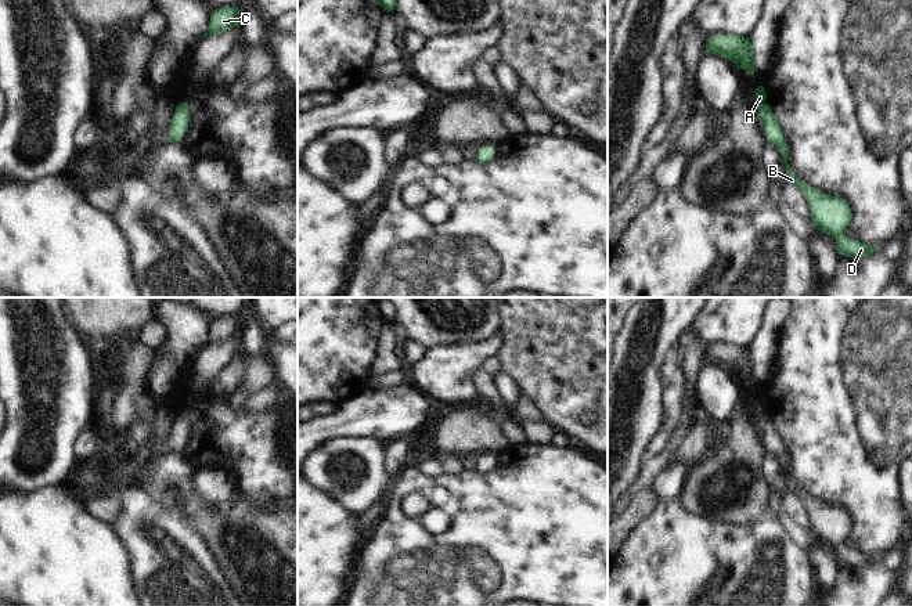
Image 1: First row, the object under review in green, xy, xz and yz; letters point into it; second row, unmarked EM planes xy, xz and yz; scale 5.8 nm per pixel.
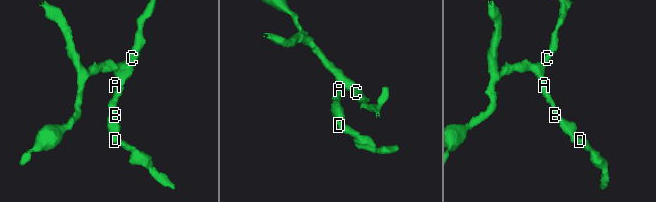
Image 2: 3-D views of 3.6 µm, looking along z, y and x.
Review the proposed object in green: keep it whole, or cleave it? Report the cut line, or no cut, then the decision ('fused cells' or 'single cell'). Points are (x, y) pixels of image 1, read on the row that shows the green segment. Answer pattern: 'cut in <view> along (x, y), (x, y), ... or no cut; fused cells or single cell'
no cut; single cell

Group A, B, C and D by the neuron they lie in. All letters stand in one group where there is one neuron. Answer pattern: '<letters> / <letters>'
A B C D

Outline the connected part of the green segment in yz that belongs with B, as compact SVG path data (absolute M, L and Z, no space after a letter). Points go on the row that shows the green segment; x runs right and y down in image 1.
M763 86L756 89L756 104L760 111L757 113L760 125L765 131L767 143L778 148L782 155L782 163L786 167L786 181L800 188L805 195L808 208L811 210L812 226L825 234L830 234L836 241L836 250L839 255L846 255L852 259L859 259L872 255L880 248L866 245L859 241L852 241L846 235L846 230L852 219L850 205L840 196L830 196L822 191L814 190L810 184L799 180L787 163L787 144L781 131L781 125L772 109L764 101L767 94Z

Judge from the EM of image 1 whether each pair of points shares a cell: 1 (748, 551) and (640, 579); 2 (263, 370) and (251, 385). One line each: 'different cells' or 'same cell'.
1: same cell
2: same cell

